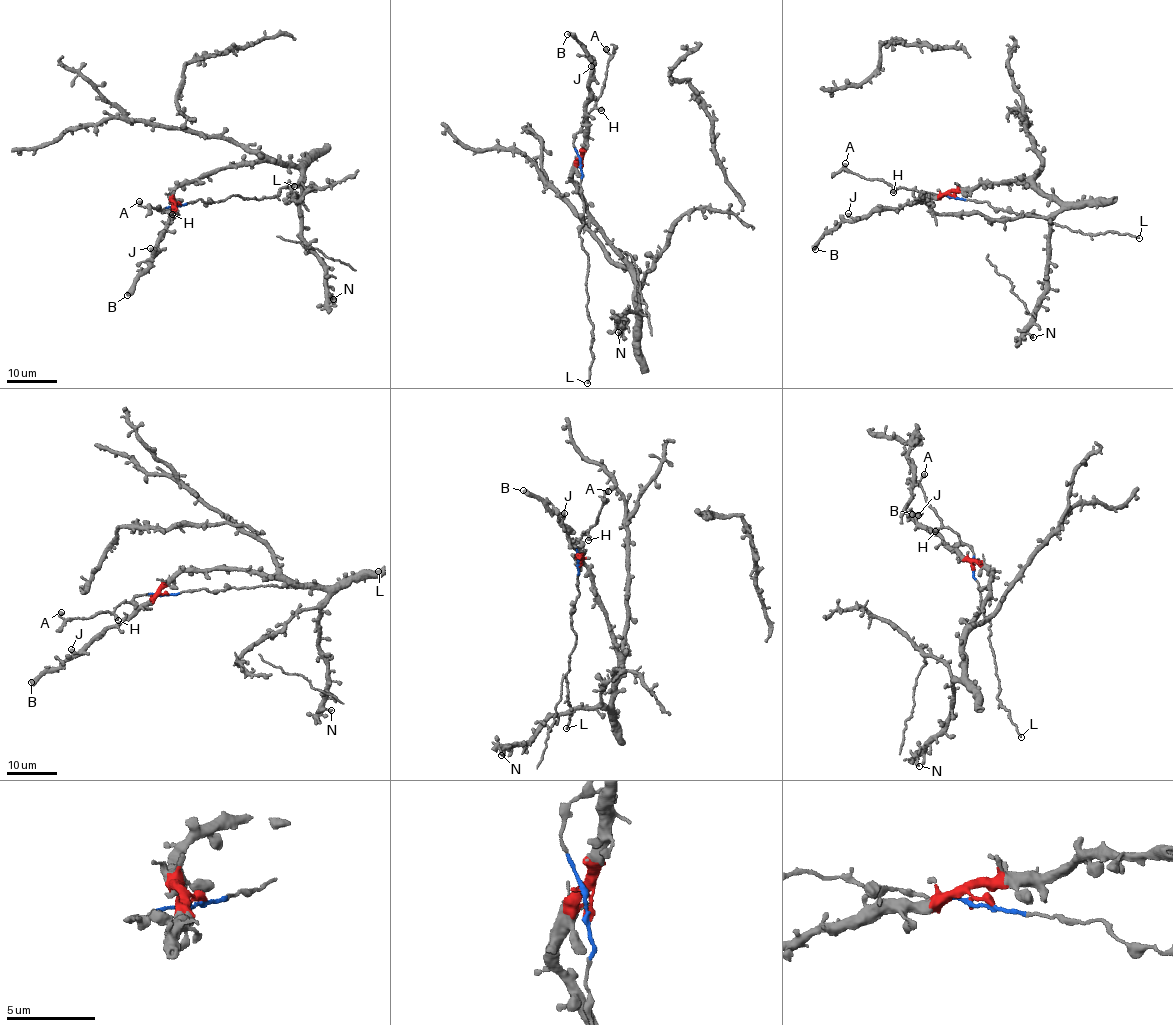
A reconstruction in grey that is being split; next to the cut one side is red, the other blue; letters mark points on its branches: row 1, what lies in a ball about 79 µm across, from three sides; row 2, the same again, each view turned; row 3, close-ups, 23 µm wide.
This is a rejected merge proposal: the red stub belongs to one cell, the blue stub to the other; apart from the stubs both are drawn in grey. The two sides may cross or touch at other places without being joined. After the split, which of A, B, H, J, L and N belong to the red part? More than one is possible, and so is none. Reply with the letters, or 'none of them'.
B, J, N

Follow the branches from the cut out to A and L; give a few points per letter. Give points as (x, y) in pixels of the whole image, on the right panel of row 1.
A: (952, 196), (896, 188), (882, 180), (845, 170), (845, 164)
L: (952, 196), (989, 202), (994, 208), (1044, 216), (1051, 223), (1083, 234), (1097, 235), (1108, 231), (1139, 238)

